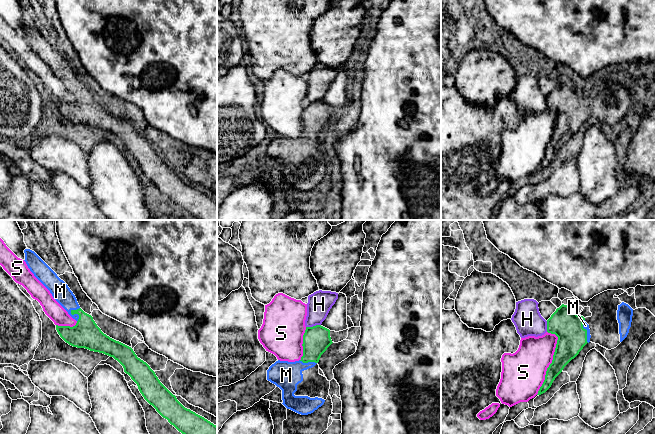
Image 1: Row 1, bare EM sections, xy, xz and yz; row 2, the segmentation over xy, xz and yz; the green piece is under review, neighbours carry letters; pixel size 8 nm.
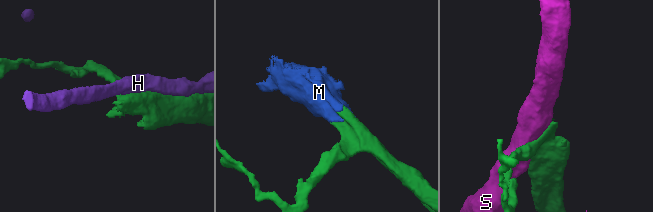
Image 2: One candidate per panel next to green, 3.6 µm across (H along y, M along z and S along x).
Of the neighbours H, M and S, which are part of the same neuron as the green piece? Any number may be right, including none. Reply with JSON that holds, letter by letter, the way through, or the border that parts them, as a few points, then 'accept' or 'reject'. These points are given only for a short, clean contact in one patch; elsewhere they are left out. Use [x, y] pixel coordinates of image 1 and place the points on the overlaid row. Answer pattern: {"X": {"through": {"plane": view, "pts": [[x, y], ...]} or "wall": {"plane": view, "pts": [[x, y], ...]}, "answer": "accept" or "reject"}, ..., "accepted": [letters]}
{"H": {"answer": "reject"}, "M": {"answer": "accept"}, "S": {"answer": "reject"}, "accepted": ["M"]}

